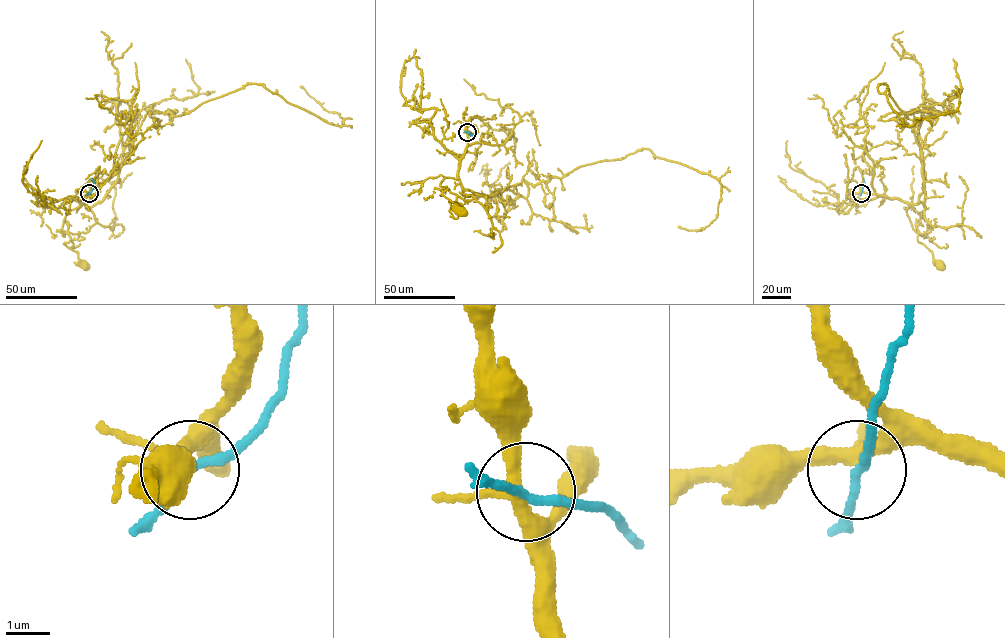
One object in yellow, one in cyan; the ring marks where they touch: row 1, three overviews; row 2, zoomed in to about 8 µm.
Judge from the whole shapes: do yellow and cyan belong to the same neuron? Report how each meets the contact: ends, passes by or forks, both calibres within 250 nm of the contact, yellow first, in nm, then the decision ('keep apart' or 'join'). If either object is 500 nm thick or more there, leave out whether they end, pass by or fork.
yellow forks | cyan passes by | 280/190 nm | keep apart

